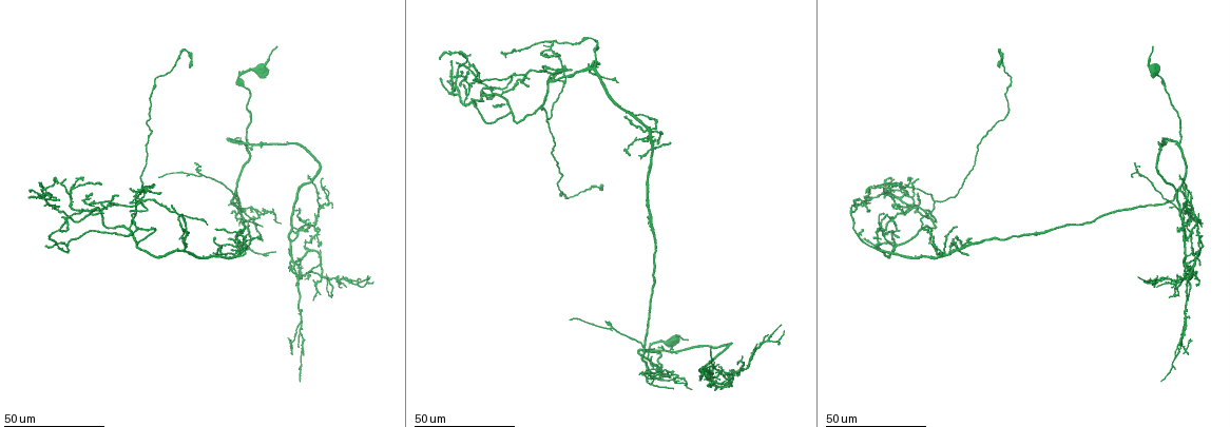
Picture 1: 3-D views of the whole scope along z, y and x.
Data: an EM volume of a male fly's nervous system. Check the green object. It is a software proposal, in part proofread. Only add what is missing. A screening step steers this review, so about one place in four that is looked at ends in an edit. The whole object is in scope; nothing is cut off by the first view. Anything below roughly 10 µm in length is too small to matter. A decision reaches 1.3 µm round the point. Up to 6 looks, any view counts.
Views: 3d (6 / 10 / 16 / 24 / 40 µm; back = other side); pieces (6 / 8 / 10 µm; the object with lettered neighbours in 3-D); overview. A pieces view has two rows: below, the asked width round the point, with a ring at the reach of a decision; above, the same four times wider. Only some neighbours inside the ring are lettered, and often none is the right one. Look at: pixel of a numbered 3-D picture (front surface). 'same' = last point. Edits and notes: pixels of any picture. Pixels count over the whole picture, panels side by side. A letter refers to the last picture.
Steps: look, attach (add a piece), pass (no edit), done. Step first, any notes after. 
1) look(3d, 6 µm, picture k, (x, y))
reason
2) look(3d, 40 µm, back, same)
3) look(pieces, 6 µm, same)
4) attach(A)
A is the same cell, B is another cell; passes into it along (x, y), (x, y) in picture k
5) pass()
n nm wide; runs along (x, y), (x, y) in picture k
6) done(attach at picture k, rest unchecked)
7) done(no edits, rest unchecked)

look(3d, 40 µm, picture 1, (216, 227))
an open end

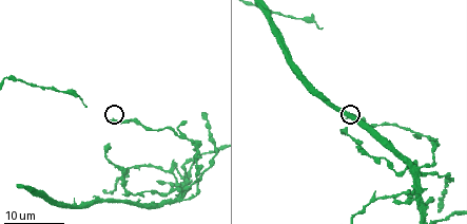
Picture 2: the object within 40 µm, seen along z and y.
look(pieces, 8 µm, picture 2, (109, 121))

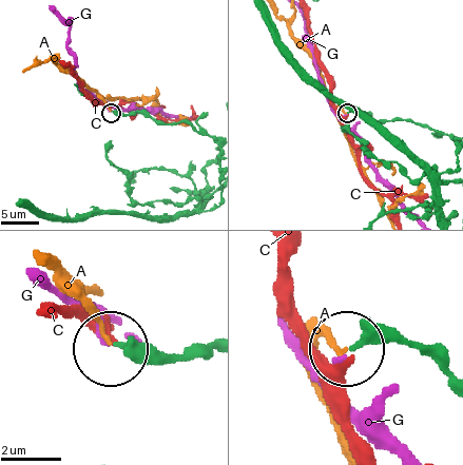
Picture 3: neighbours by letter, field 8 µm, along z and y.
pass()
270 nm wide; A, C and G are other cells; no lettered piece goes on from it

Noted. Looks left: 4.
look(3d, 24 µm, picture 1, (648, 216))
an open end

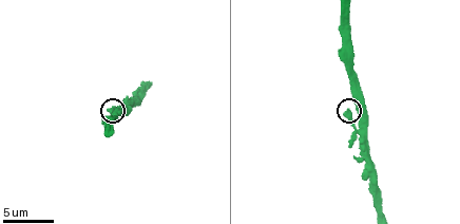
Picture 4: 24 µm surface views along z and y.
look(pieces, 10 µm, picture 4, (348, 108))

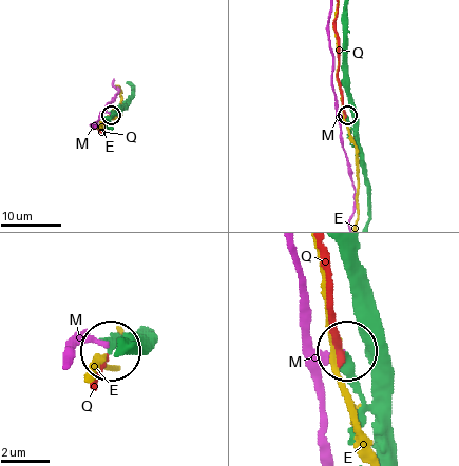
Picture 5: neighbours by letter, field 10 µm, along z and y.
pass()
E, M and Q are other cells; runs along (368, 204), (357, 133), (347, 115) in picture 5; none of them fits

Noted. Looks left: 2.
look(3d, 24 µm, picture 1, (630, 156))
long arm stops here

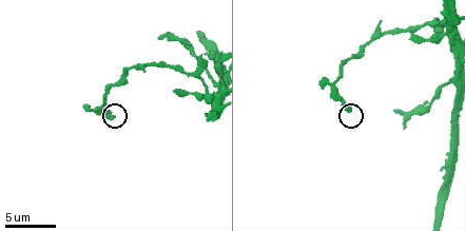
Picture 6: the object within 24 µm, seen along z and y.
look(pieces, 6 µm, picture 6, (114, 115))

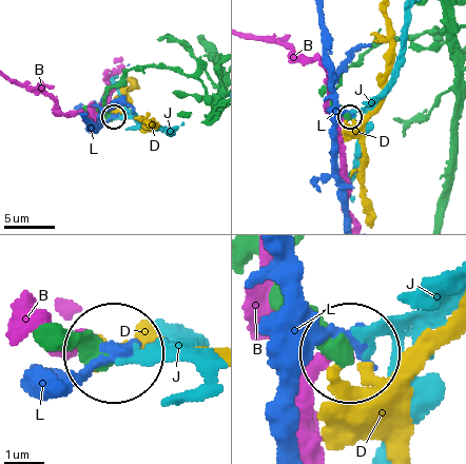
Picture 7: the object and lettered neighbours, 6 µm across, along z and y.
pass()
B, D, J and L are other cells; runs along (58, 327), (105, 354) in picture 7; no lettered piece goes on from it

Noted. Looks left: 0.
done(no edits, rest unchecked)

